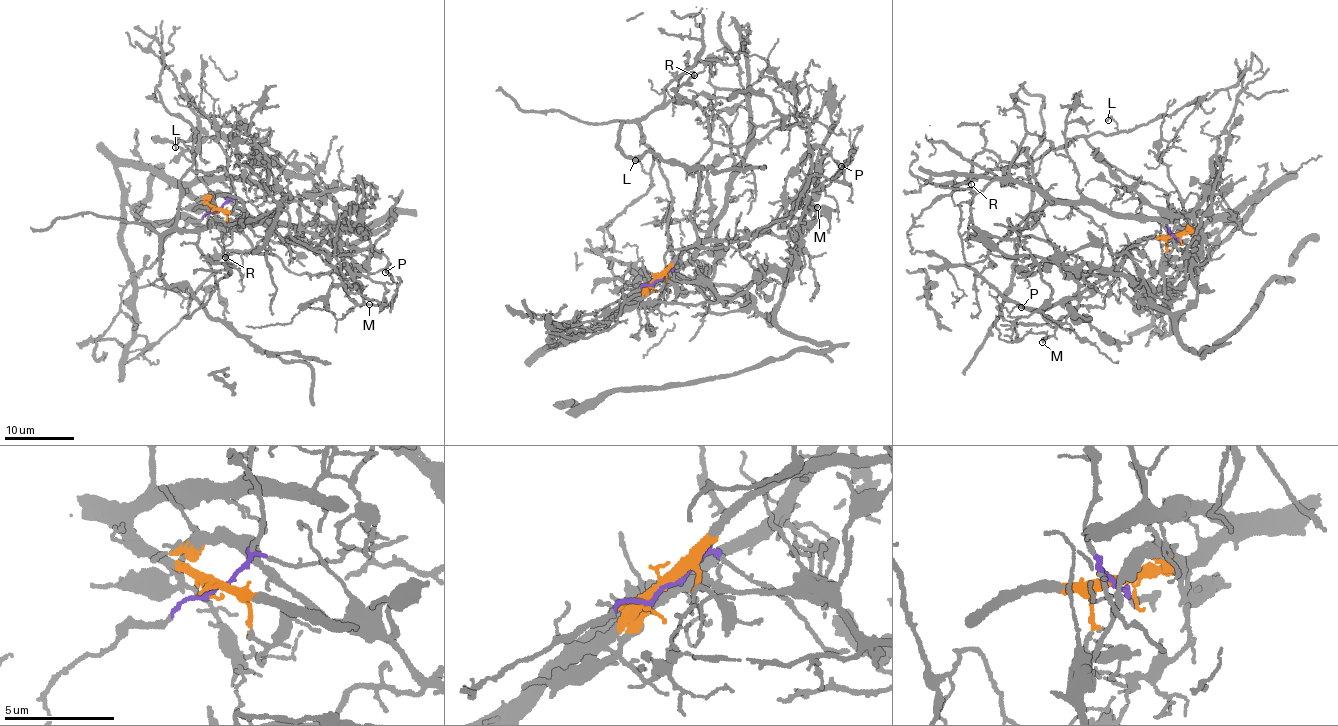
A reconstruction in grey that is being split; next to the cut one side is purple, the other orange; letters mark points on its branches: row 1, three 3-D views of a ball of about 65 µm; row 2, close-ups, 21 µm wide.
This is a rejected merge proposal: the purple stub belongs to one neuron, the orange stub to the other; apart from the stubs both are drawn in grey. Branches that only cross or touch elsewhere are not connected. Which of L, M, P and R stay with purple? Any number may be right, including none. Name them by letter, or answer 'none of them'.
L, R

